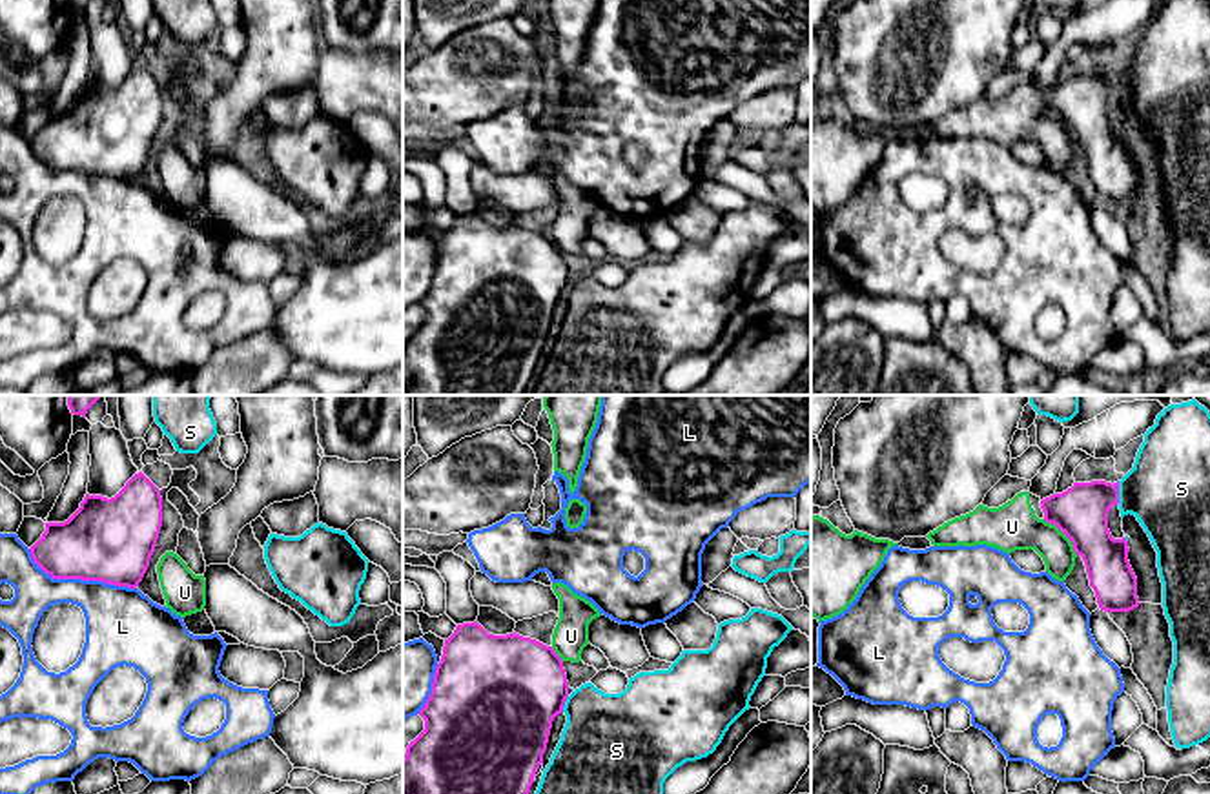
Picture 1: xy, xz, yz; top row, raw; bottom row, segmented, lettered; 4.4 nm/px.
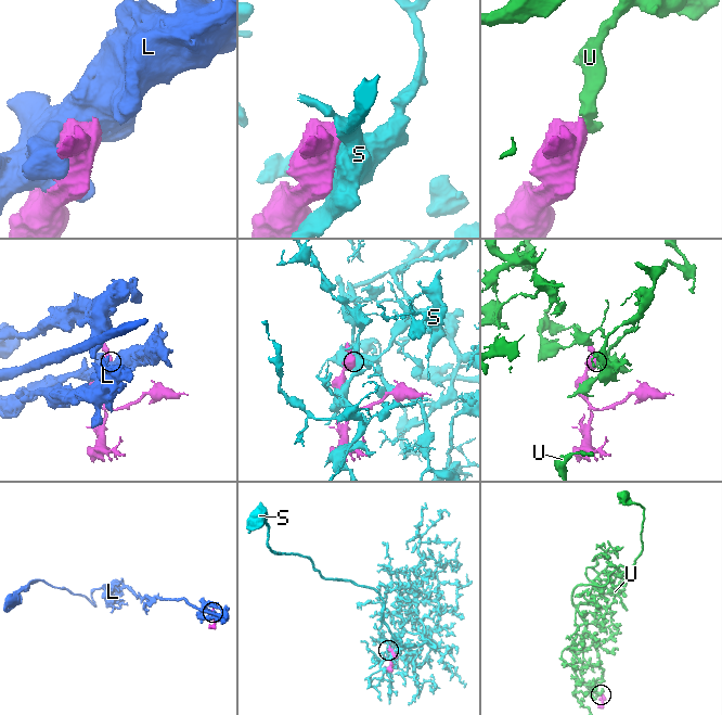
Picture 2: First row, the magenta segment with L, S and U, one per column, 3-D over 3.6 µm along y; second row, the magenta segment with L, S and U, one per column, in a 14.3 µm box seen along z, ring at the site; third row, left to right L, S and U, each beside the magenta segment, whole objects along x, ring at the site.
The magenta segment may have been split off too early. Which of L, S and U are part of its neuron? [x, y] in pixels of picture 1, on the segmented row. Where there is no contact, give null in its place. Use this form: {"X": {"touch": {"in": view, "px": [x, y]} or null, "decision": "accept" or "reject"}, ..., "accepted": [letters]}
{"L": {"touch": {"in": "xy", "px": [79, 578]}, "decision": "reject"}, "S": {"touch": {"in": "yz", "px": [1117, 492]}, "decision": "reject"}, "U": {"touch": {"in": "yz", "px": [1065, 534]}, "decision": "accept"}, "accepted": ["U"]}

